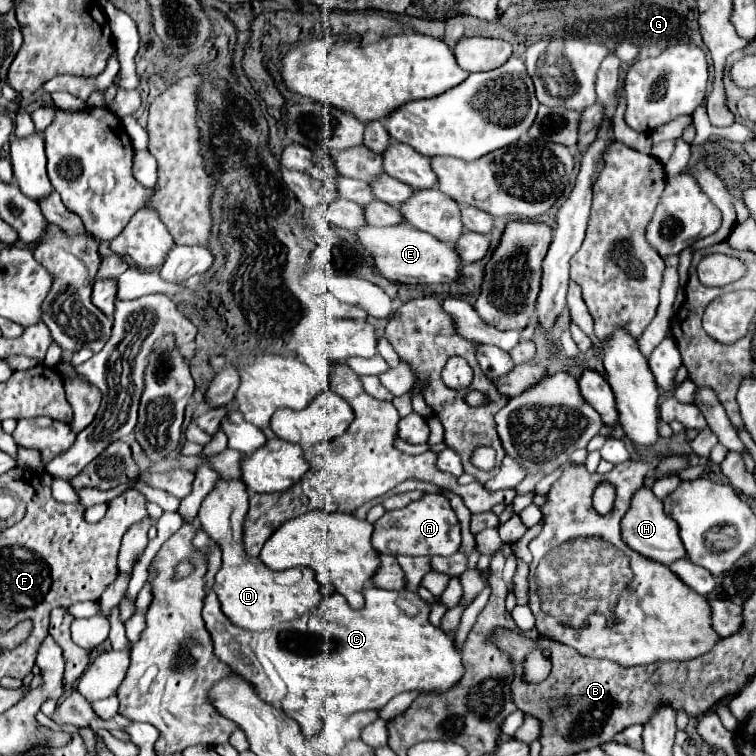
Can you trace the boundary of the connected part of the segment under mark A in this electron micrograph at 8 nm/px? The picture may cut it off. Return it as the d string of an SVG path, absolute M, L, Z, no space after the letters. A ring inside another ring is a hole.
M425 494L405 508L385 512L377 522L371 536L373 548L391 556L451 556L461 546L461 524L441 494Z

